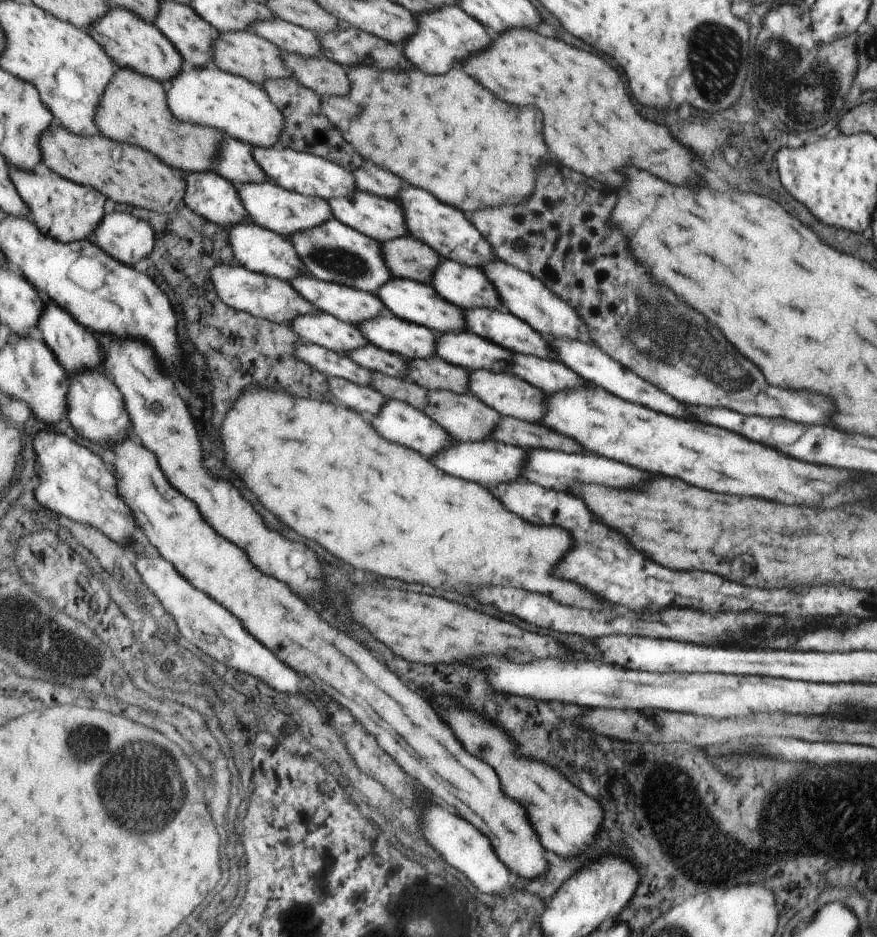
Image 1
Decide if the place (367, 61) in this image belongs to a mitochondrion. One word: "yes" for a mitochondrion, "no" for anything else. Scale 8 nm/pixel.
no

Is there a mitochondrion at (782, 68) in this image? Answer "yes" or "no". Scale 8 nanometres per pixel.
yes

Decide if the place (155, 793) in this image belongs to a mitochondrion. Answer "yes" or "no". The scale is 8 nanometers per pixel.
yes

